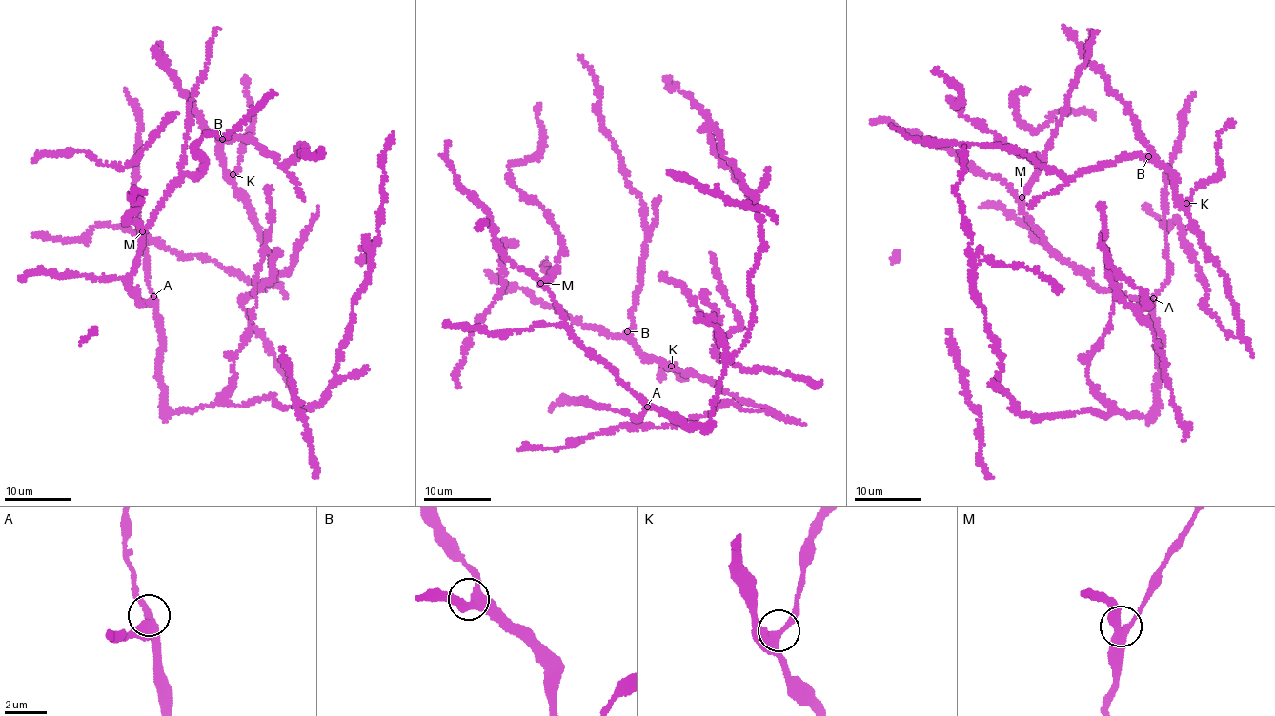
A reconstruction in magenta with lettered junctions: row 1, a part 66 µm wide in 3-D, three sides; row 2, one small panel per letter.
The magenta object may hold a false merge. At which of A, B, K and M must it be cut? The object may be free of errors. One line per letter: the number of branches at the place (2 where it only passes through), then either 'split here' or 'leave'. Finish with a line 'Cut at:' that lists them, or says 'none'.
A: branches 3; leave
B: branches 3; leave
K: branches 3; leave
M: branches 3; leave
Cut at: none

